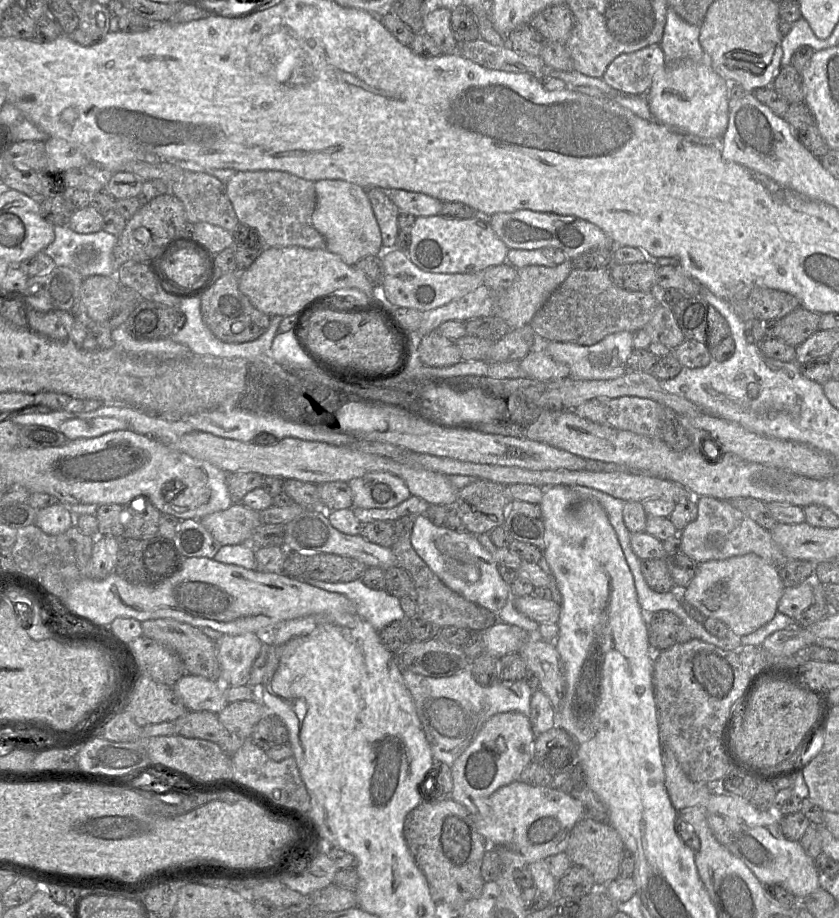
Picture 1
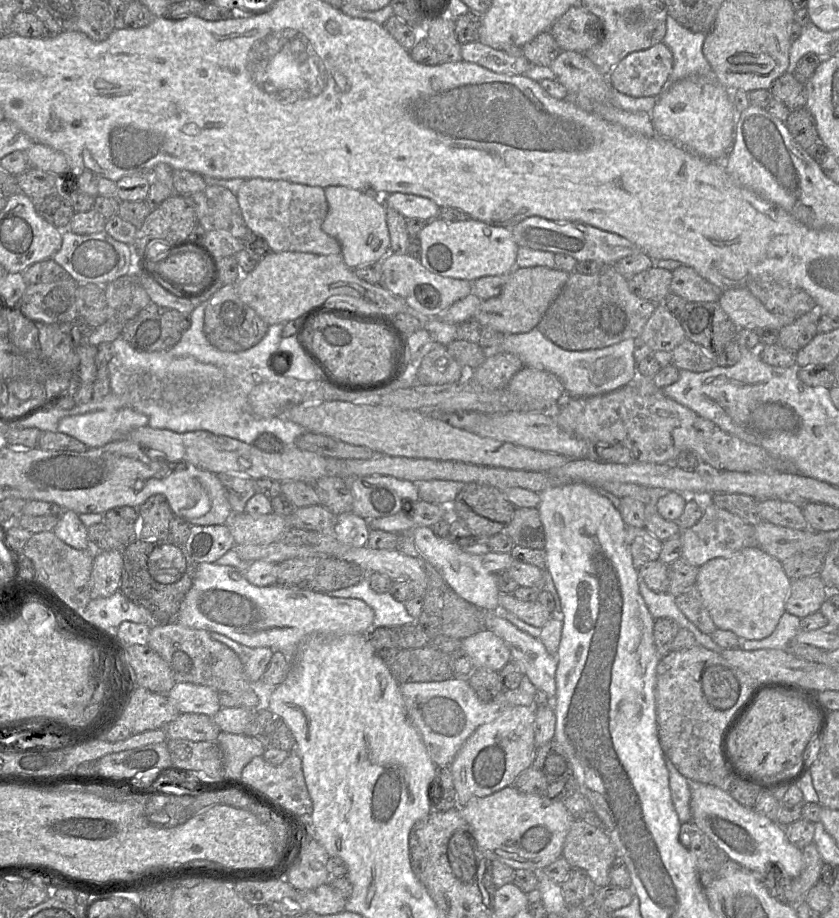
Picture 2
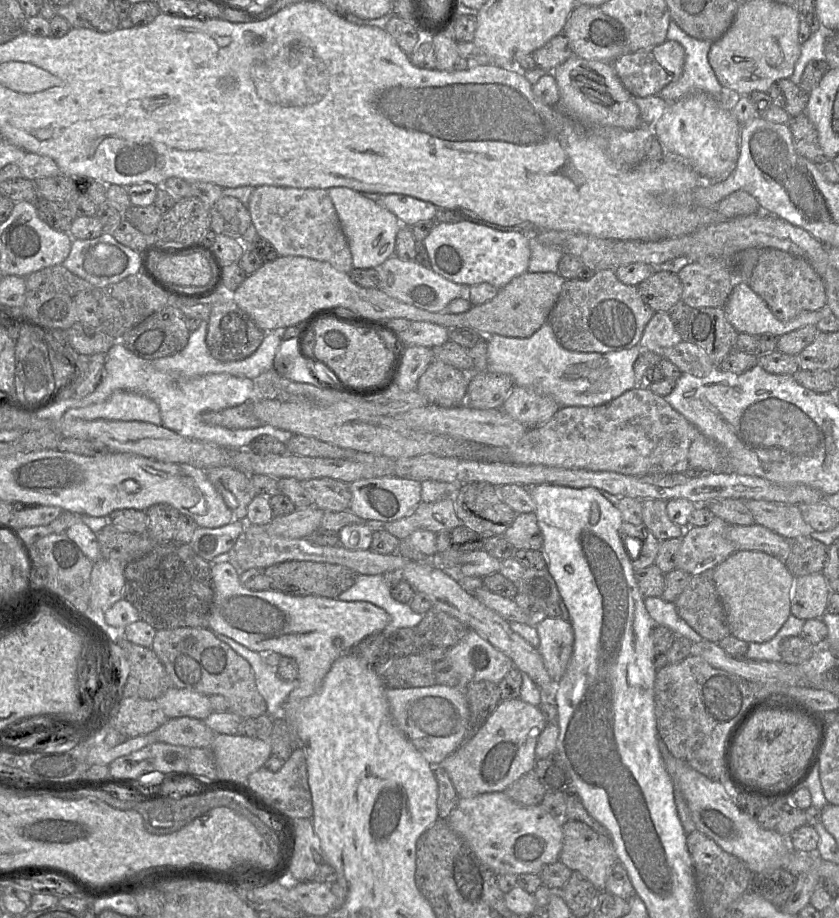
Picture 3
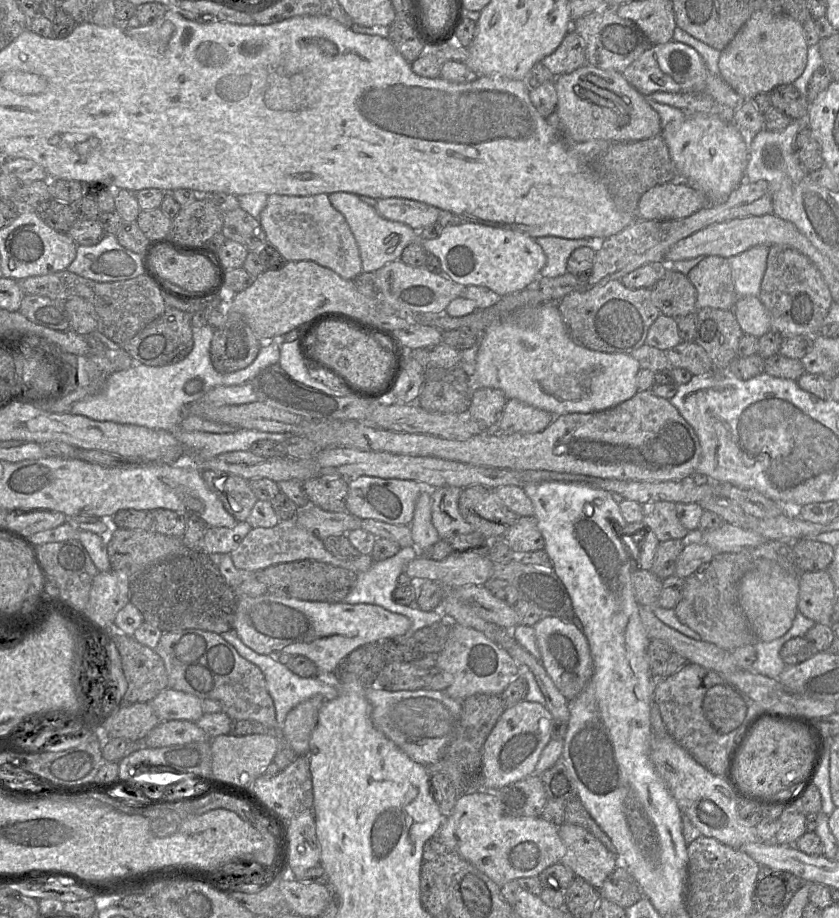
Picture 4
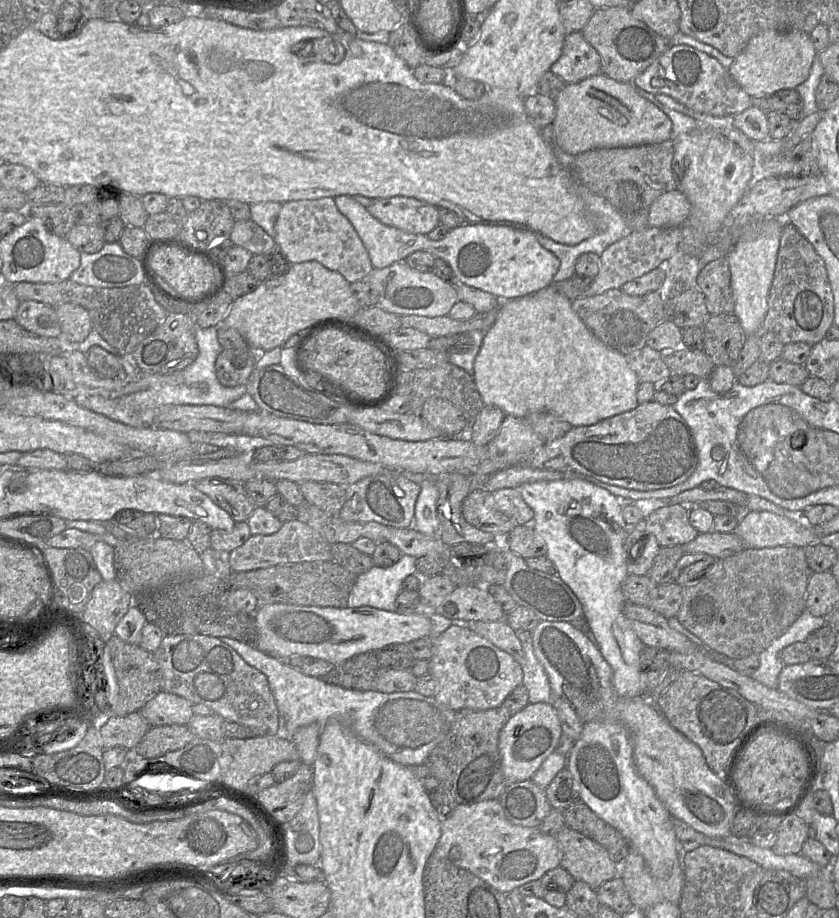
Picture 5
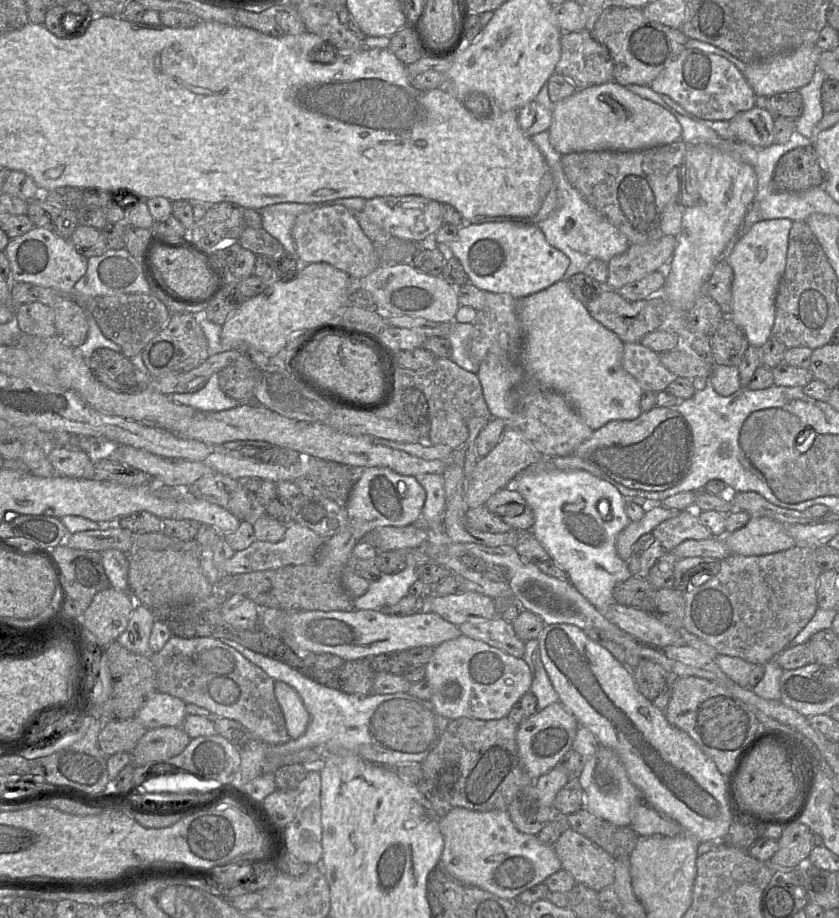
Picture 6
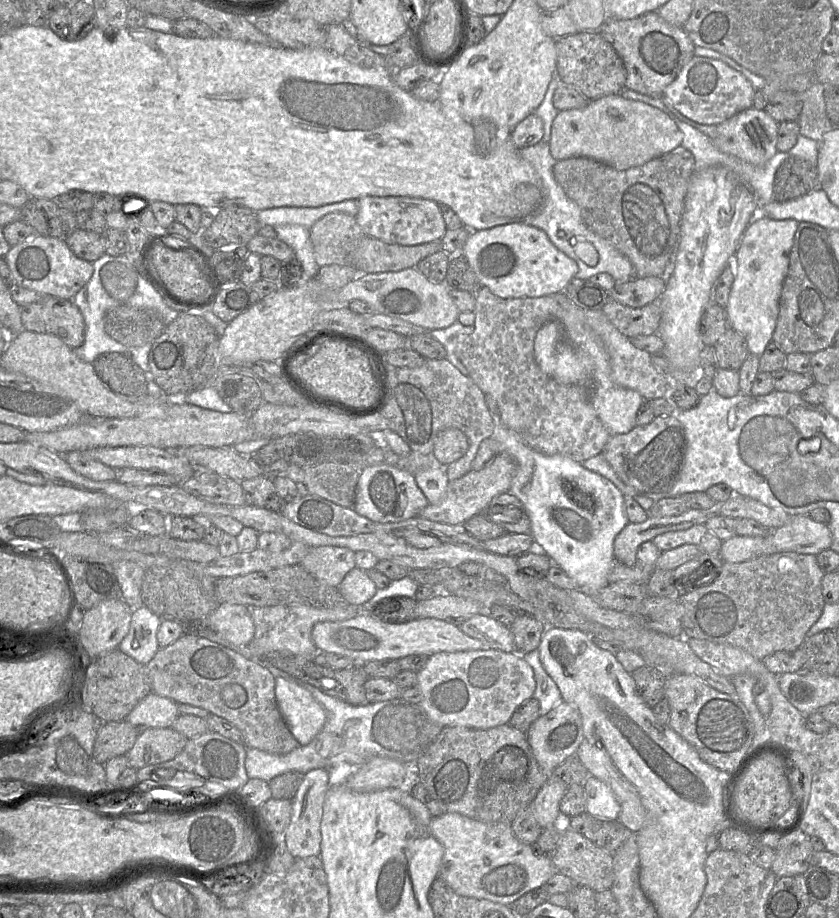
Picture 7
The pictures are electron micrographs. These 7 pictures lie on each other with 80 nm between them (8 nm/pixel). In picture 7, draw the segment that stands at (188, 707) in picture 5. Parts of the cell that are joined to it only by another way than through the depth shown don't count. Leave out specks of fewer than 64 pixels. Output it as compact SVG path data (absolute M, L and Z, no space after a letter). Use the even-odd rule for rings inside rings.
M151 692L135 706L125 720L140 734L150 728L171 727L178 716L178 703Z

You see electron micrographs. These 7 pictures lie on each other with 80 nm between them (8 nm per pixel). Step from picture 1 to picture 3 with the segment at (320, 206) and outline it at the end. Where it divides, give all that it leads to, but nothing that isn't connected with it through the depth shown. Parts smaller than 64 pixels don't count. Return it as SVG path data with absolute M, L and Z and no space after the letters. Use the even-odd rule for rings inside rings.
M346 187L327 189L351 251L353 268L378 268L395 255L396 236L402 223L389 210Z

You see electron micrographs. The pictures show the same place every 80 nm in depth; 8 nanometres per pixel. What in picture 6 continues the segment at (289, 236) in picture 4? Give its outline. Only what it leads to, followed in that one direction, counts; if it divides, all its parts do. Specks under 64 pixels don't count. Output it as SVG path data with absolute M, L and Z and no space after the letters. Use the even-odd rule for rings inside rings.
M320 205L296 216L292 237L301 264L326 263L345 272L352 280L368 276L380 265L372 242L364 234L354 213L344 206Z

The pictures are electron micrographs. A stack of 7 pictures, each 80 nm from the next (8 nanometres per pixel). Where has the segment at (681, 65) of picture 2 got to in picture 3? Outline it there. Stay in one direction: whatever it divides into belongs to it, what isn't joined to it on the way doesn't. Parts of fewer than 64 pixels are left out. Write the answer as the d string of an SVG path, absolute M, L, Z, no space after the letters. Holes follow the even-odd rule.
M671 20L669 23L666 38L669 41L679 43L683 47L685 58L681 75L666 85L659 92L658 96L668 102L675 102L693 94L705 93L716 97L725 108L732 111L734 108L734 98L732 94L726 91L719 83L712 67L708 62L708 52L712 43L705 40L698 40L689 36L673 20Z

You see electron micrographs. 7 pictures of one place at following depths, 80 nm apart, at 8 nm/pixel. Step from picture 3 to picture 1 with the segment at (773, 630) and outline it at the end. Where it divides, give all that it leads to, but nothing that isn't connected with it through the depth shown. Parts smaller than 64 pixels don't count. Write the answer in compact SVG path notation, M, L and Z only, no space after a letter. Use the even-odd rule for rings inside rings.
M749 553L699 563L694 578L679 593L685 605L704 618L724 622L734 634L742 637L753 633L774 618L784 591L785 586L778 568L760 556Z

